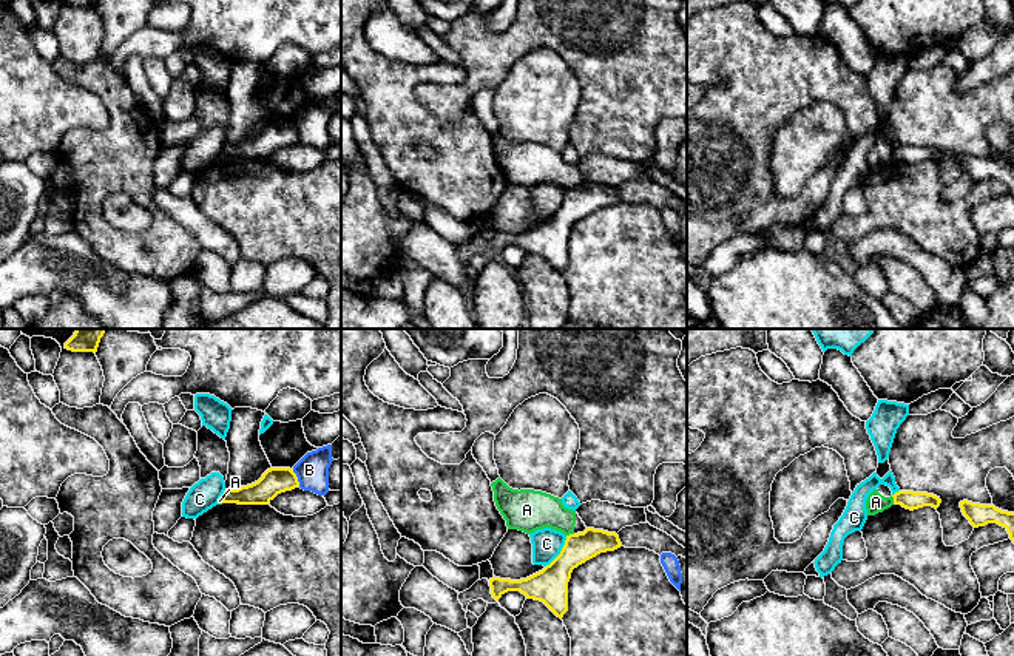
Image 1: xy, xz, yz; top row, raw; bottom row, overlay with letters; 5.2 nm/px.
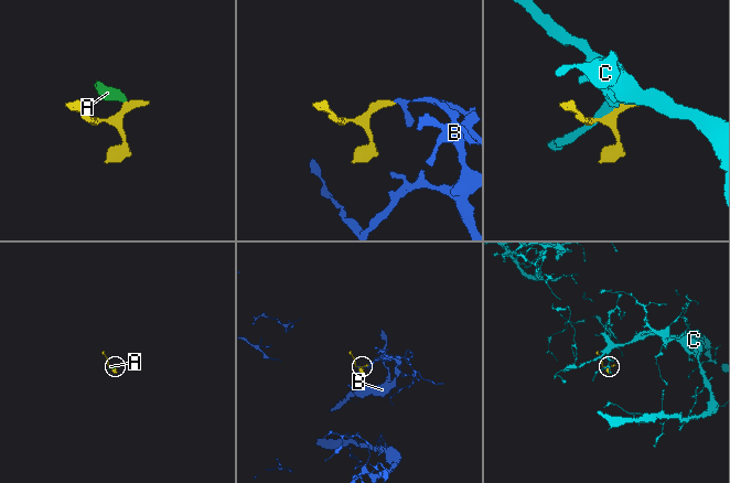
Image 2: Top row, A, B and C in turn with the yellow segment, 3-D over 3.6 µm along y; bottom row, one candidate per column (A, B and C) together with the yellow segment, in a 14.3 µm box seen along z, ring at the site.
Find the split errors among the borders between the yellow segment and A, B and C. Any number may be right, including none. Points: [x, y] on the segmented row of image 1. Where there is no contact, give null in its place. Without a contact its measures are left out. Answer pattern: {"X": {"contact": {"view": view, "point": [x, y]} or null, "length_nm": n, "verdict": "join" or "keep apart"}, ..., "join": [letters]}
{"A": {"contact": {"view": "xz", "point": [570, 534]}, "length_nm": 40, "verdict": "keep apart"}, "B": {"contact": {"view": "xy", "point": [297, 477]}, "length_nm": 100, "verdict": "keep apart"}, "C": {"contact": {"view": "xz", "point": [561, 551]}, "length_nm": 200, "verdict": "keep apart"}, "join": []}

